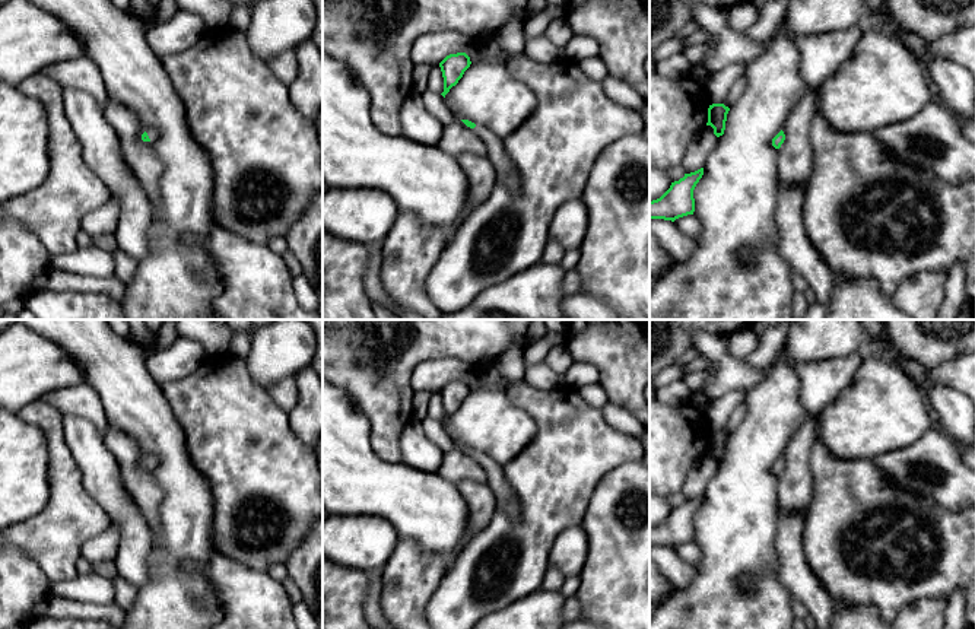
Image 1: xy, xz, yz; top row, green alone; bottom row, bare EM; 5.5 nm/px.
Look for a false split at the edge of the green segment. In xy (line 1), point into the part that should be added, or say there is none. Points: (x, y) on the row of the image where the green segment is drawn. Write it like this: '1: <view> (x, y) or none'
1: xy (152, 133)

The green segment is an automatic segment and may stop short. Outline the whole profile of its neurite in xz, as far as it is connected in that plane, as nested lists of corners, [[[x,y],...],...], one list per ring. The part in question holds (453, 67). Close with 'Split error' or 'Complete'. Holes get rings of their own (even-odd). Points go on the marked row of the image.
[[[466,53],[450,54],[439,63],[444,77],[444,92],[441,93],[444,98],[458,83],[470,64],[470,57]]]. Complete

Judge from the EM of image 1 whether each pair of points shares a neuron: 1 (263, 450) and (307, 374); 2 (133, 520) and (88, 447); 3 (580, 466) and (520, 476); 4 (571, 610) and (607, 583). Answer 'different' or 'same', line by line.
1: different
2: same
3: same
4: different

